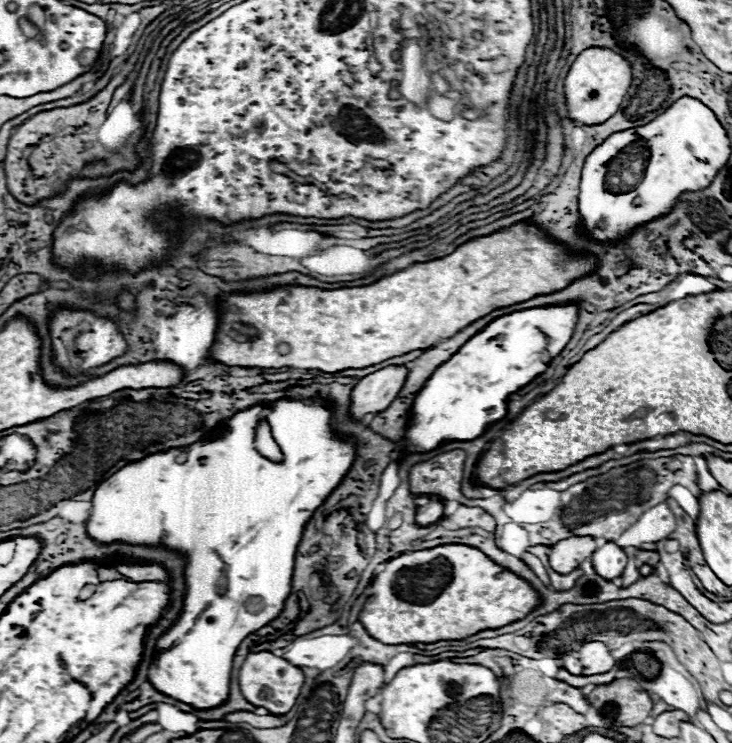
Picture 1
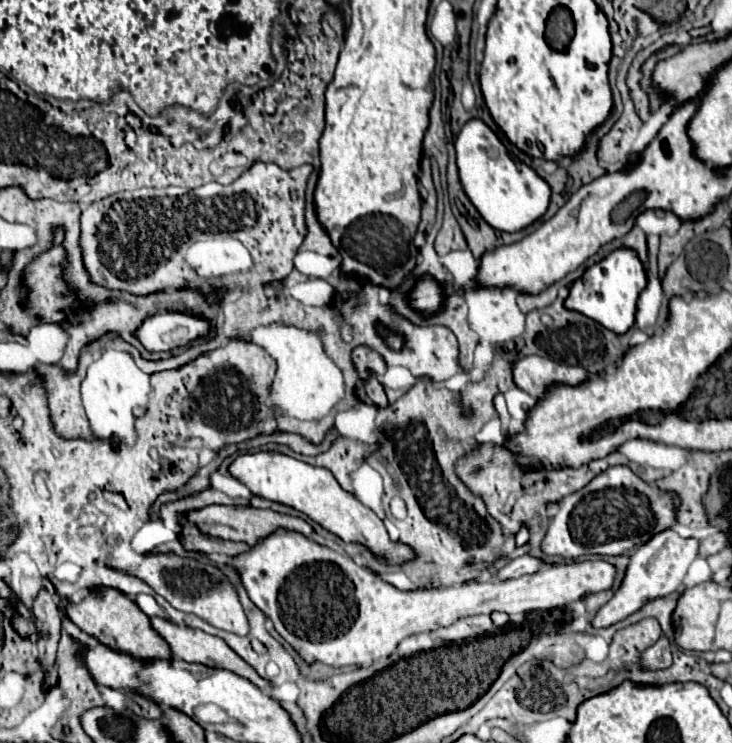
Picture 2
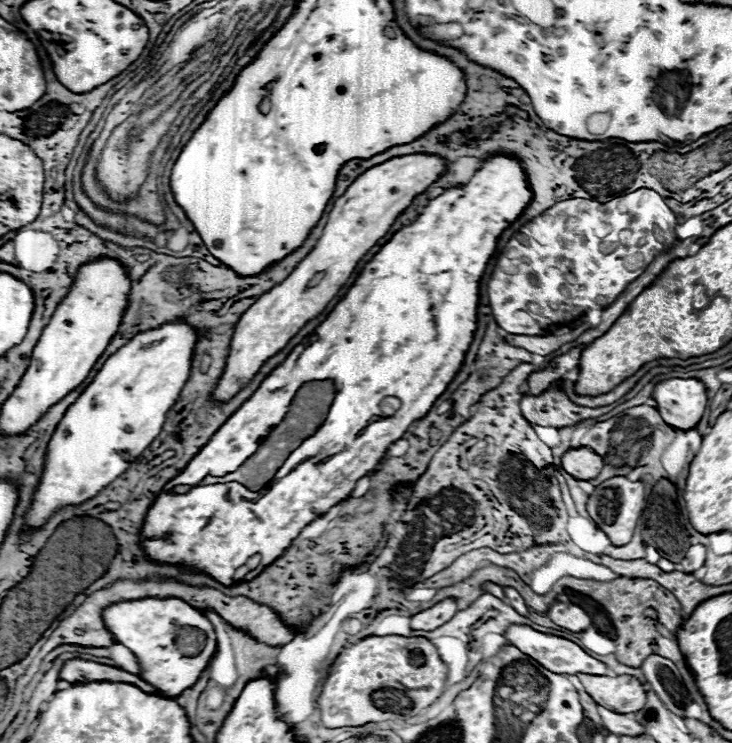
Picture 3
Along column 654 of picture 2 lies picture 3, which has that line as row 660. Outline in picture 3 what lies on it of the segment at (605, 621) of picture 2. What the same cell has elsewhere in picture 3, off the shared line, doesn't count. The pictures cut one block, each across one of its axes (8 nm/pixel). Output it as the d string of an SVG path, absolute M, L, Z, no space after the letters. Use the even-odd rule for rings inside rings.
M512 624L508 626L508 630L504 632L504 638L508 644L516 646L520 652L526 652L530 658L534 658L538 664L542 664L546 670L554 672L554 674L596 674L596 676L606 676L610 674L608 666L598 662L596 658L592 658L588 652L584 652L578 644L566 640L566 638L558 638L552 634L542 634L530 626L520 626L520 624Z

